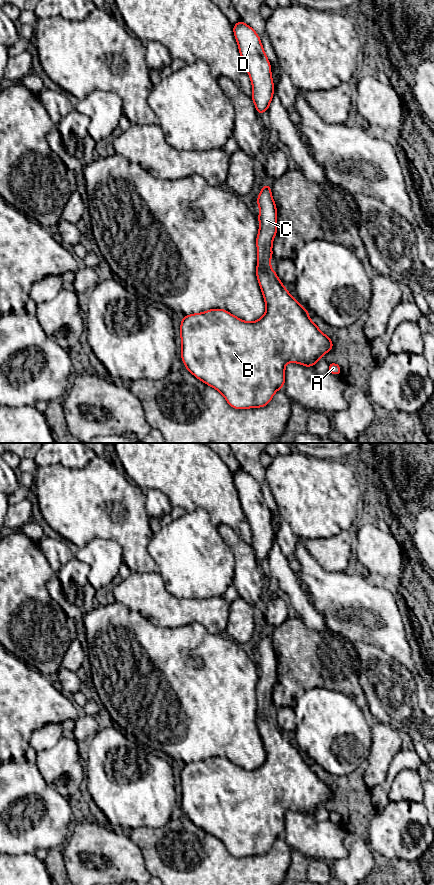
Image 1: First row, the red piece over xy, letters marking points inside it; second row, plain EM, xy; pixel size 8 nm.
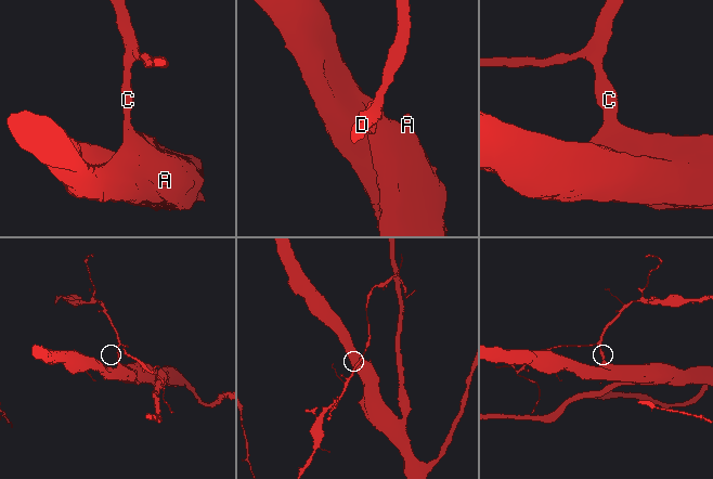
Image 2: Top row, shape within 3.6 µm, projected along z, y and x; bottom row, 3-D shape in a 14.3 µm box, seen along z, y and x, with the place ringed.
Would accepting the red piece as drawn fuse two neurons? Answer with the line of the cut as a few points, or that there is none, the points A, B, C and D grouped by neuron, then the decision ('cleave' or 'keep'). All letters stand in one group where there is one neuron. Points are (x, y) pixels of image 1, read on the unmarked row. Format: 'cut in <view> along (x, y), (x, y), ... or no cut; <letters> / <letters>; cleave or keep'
no cut; A B C D; keep

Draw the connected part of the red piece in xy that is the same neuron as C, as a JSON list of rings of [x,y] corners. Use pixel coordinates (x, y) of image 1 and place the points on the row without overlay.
[[[269,631],[256,648],[260,659],[256,724],[266,751],[265,762],[257,769],[246,770],[225,757],[210,757],[182,764],[181,807],[197,827],[218,838],[234,857],[268,853],[285,831],[288,810],[313,815],[333,796],[333,789],[310,768],[309,760],[294,747],[271,716],[272,692],[277,681],[277,656]]]

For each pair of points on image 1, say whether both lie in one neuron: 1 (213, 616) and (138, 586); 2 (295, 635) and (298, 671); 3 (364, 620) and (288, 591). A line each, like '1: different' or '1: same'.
1: same
2: same
3: different

